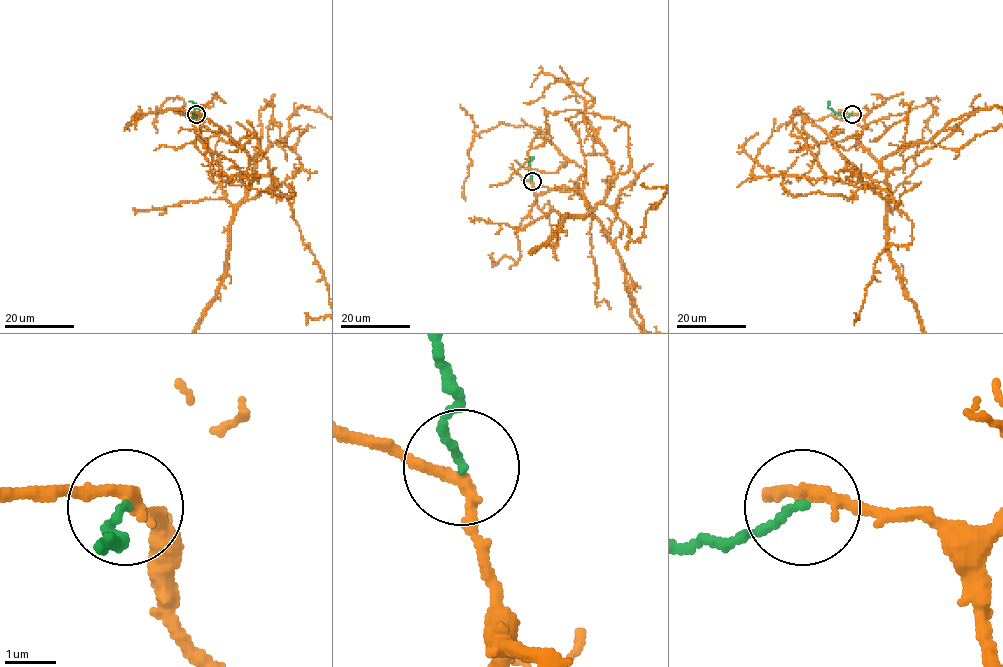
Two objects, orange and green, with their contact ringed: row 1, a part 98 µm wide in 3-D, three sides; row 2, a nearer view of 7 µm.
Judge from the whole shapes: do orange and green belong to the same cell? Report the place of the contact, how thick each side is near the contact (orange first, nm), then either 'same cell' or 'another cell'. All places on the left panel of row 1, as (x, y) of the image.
place (196, 114); calibres 220 and 130 nm; same cell

